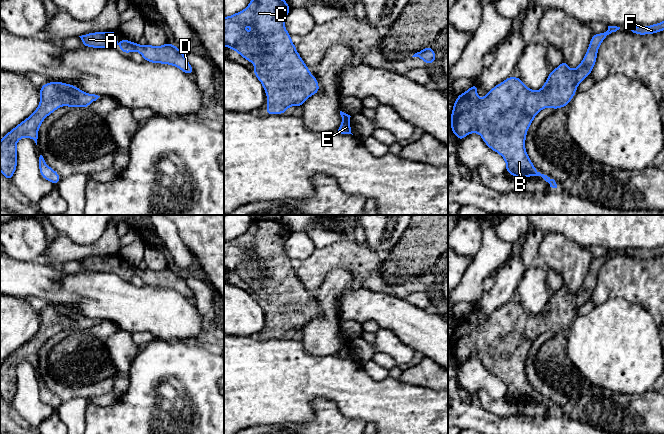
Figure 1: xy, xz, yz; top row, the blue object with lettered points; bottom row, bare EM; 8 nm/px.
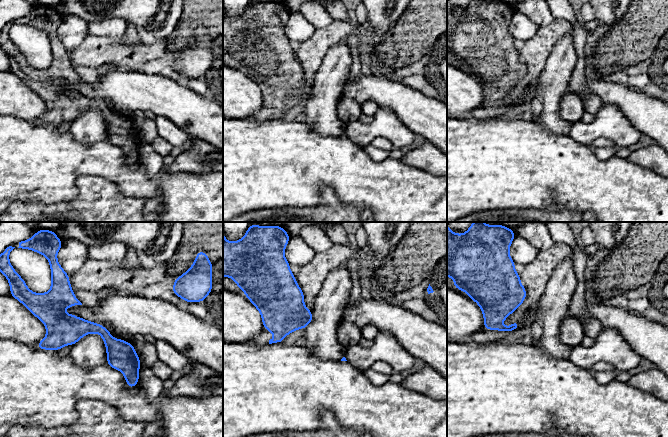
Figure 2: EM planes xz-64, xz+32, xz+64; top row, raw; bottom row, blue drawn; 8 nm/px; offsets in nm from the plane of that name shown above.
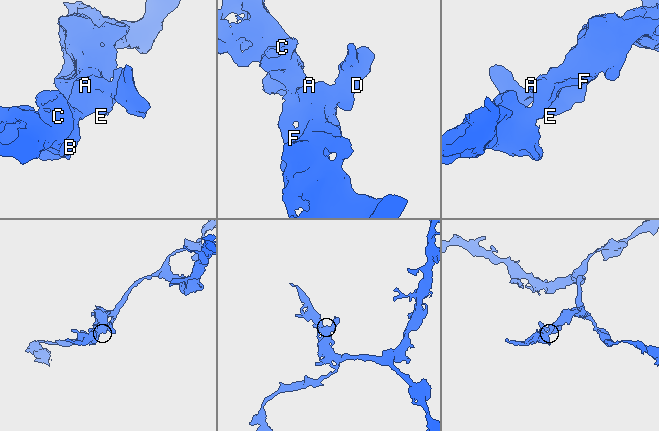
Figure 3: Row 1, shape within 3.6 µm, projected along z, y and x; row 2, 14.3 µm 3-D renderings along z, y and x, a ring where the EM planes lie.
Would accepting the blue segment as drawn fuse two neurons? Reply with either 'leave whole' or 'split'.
leave whole

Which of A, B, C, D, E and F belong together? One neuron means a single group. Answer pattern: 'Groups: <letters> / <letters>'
Groups: A B C D E F

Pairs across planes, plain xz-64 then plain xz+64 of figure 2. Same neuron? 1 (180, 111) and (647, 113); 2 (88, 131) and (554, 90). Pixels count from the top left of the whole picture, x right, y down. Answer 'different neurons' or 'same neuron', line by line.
1: same neuron
2: same neuron

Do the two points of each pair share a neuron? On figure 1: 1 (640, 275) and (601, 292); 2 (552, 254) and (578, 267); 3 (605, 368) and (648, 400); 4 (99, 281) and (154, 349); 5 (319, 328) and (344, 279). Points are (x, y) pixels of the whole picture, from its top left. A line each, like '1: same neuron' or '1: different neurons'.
1: same neuron
2: same neuron
3: different neurons
4: different neurons
5: same neuron

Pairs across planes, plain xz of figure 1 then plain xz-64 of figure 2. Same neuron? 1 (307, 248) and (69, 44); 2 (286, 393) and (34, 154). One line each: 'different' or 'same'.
1: same
2: same

